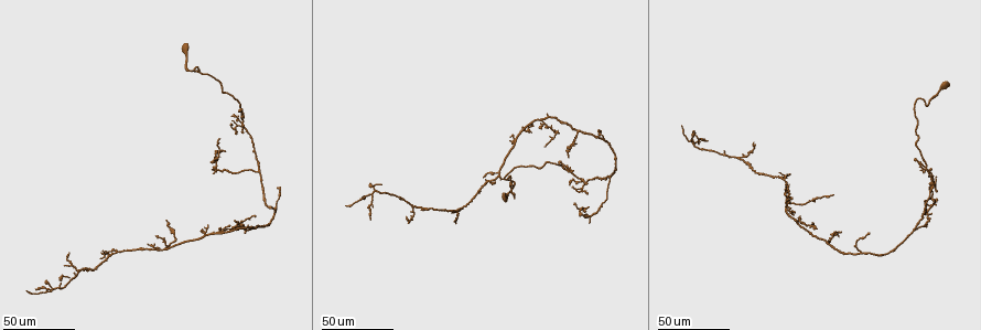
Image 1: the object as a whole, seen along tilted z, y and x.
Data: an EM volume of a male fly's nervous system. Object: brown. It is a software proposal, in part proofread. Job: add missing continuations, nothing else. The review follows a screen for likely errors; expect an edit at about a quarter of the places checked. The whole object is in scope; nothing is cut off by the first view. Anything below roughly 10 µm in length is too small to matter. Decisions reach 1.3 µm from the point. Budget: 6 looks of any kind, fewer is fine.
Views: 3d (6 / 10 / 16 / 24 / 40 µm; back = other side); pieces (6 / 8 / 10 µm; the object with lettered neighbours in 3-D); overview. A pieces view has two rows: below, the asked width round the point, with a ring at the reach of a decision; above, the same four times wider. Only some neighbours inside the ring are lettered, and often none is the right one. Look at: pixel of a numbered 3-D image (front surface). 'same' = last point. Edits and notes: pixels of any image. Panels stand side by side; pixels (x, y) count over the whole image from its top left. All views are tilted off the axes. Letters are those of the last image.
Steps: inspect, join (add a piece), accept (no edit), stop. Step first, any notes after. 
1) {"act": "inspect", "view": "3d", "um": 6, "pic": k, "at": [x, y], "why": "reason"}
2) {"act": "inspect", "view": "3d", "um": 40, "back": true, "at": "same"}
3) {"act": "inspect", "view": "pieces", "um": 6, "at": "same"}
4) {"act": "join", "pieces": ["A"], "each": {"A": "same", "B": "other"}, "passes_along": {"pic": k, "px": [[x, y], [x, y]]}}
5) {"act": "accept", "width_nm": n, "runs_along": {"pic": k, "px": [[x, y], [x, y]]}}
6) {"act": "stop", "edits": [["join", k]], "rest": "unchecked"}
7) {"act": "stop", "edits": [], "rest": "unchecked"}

{"act": "inspect", "view": "3d", "um": 24, "pic": 1, "at": [833, 195], "why": "free end"}

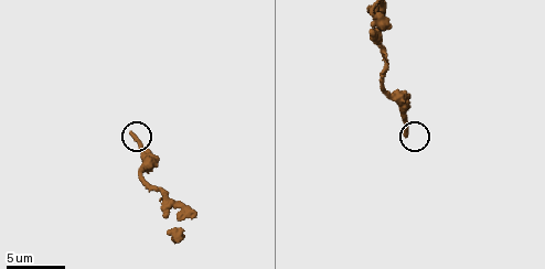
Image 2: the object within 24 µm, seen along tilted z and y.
{"act": "inspect", "view": "pieces", "um": 6, "pic": 2, "at": [403, 136]}

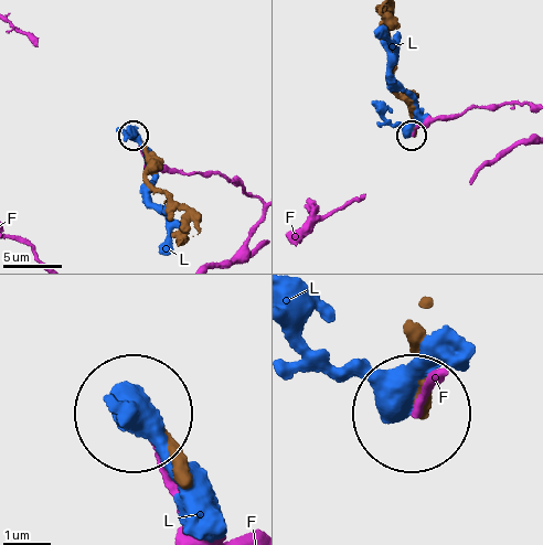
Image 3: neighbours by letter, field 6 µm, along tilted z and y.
{"act": "accept", "each": {"F": "other", "L": "other"}, "found": "no lettered piece goes on from it"}

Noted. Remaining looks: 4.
{"act": "inspect", "view": "3d", "um": 24, "pic": 1, "at": [841, 231], "why": "free end"}

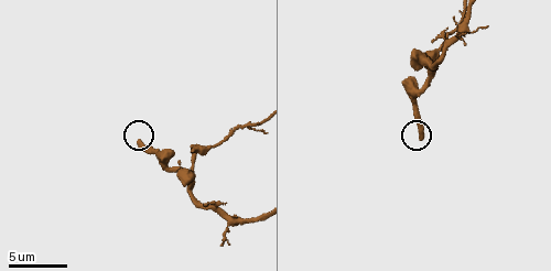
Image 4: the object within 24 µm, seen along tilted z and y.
{"act": "inspect", "view": "pieces", "um": 10, "pic": 4, "at": [138, 143], "why": "see the neighbours"}

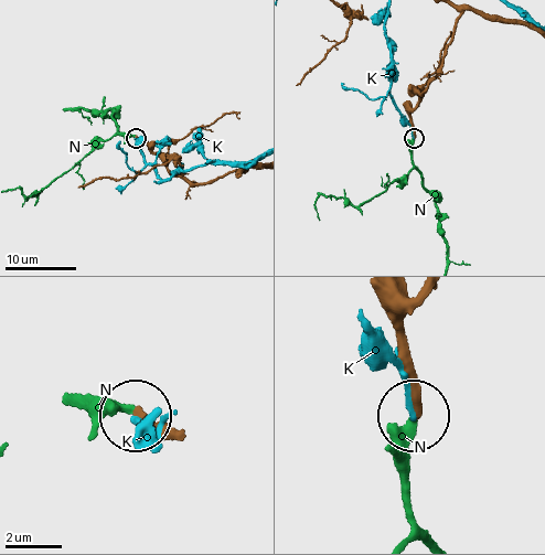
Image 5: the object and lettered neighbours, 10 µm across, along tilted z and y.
{"act": "join", "pieces": ["N"], "width_nm": 360, "each": {"K": "other", "N": "same"}, "passes_along": {"pic": 5, "px": [[410, 120], [410, 169], [364, 202]]}, "found": "the cell continues"}

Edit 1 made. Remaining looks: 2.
{"act": "inspect", "view": "3d", "um": 40, "pic": 1, "at": [797, 221], "why": "thin end"}

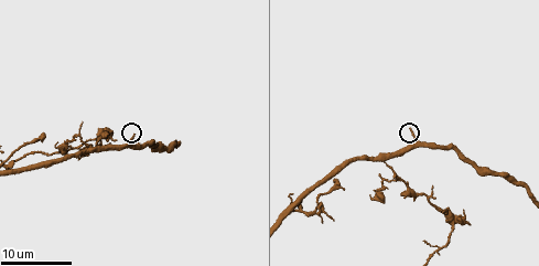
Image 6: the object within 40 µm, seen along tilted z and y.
{"act": "inspect", "view": "pieces", "um": 8, "pic": 6, "at": [135, 135], "why": "what lies round it"}

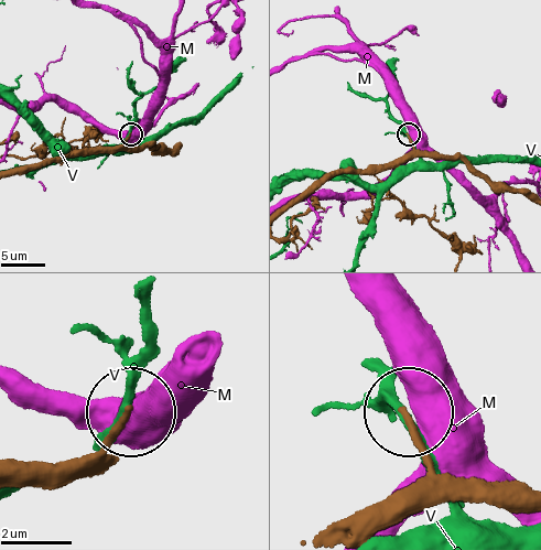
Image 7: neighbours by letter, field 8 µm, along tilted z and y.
{"act": "accept", "each": {"M": "other", "V": "other"}, "found": "no lettered piece goes on from it"}

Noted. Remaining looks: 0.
{"act": "stop", "edits": [["join", 5]], "rest": "unchecked"}

